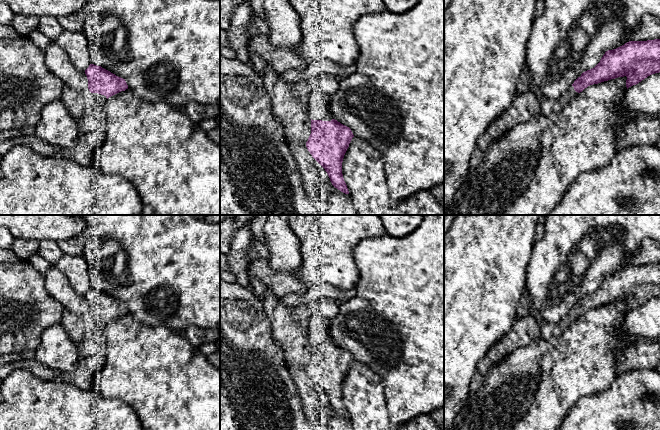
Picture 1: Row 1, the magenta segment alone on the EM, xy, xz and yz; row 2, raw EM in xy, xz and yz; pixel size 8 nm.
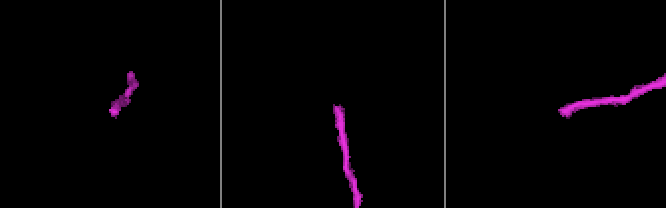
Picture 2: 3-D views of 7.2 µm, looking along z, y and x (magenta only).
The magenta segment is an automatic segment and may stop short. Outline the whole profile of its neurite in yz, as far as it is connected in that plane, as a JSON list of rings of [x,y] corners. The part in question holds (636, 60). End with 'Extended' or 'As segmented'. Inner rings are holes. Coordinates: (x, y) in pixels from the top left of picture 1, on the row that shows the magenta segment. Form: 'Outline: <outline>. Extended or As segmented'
Outline: [[[660,39],[629,41],[605,52],[600,62],[578,77],[561,97],[554,100],[549,116],[532,116],[527,122],[514,126],[502,137],[494,140],[484,152],[484,159],[476,168],[471,168],[456,192],[444,215],[503,215],[528,189],[541,156],[540,135],[549,129],[561,111],[580,92],[590,85],[618,77],[627,77],[627,89],[648,76],[660,72]]]. Extended

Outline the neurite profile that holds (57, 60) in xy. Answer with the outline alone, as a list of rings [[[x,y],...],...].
[[[52,40],[44,53],[47,68],[66,86],[80,92],[88,91],[88,79],[85,72],[75,68],[69,55],[55,40]]]

